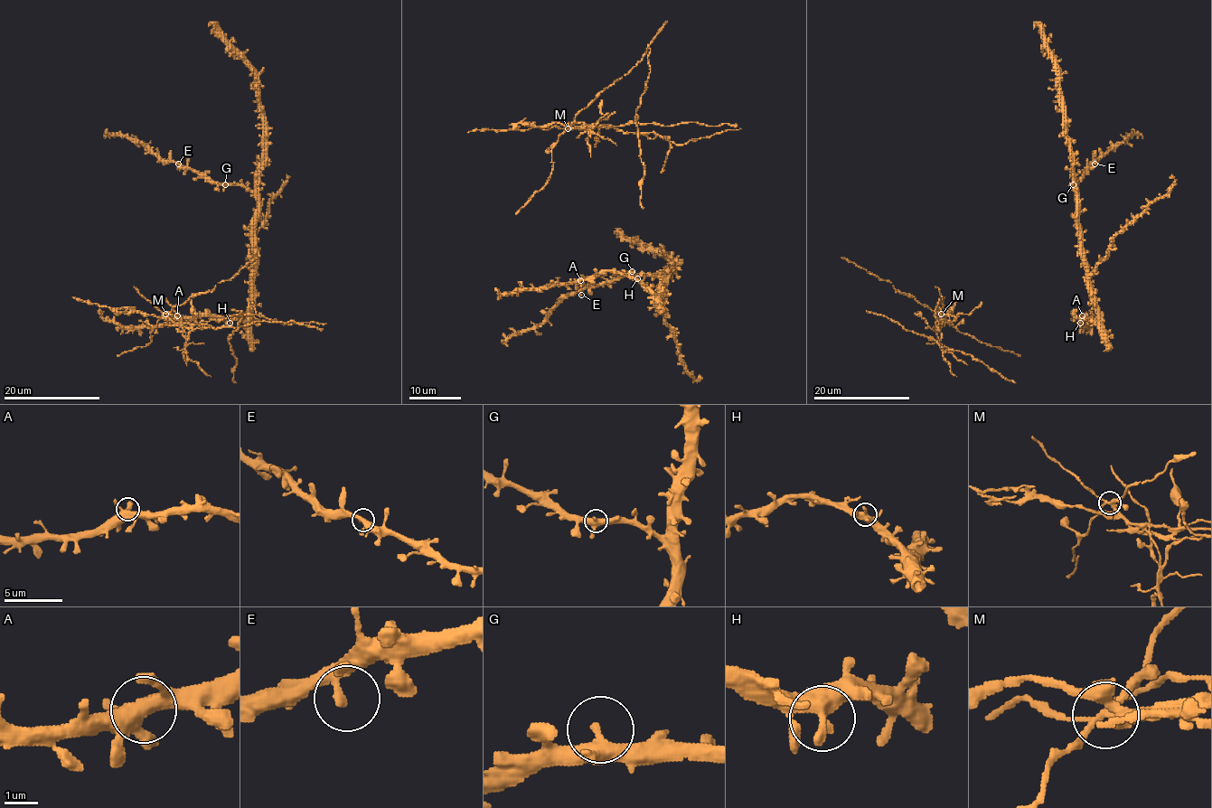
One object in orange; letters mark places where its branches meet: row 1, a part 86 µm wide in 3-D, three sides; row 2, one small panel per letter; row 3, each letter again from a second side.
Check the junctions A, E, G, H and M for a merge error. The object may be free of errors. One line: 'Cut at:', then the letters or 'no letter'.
Cut at: M

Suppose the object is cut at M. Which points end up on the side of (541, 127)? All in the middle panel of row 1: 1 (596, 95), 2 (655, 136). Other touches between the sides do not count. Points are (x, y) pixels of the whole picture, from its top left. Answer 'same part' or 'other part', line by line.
1: other part
2: same part

